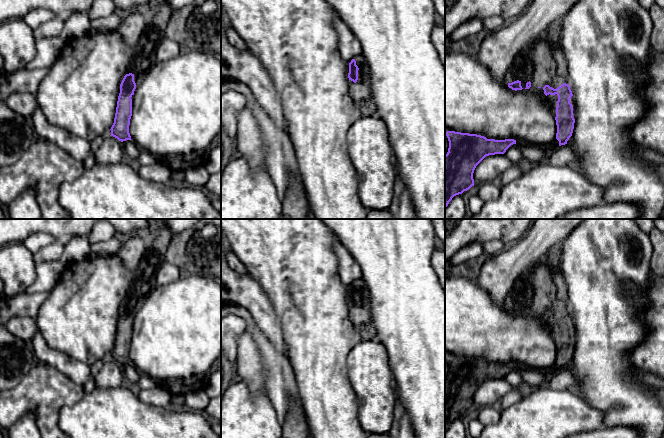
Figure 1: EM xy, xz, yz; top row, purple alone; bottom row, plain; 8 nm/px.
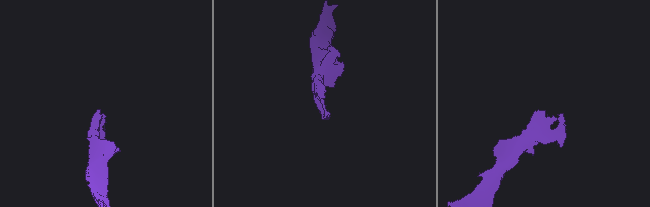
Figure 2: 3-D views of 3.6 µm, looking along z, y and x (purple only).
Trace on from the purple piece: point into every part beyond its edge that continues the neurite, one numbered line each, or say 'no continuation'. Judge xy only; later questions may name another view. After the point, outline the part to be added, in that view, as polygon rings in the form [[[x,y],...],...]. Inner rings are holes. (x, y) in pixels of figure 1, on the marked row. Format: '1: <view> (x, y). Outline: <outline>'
1: xy (144, 55). Outline: [[[158,0],[155,9],[148,15],[146,28],[134,47],[126,74],[132,73],[136,88],[140,86],[156,62],[156,47],[164,37],[164,33],[172,14],[165,0]]]

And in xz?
1: xz (360, 91). Outline: [[[356,56],[354,59],[359,68],[358,80],[356,83],[349,80],[349,94],[360,110],[362,117],[374,116],[375,106],[370,96],[370,74],[368,64],[362,56]]]

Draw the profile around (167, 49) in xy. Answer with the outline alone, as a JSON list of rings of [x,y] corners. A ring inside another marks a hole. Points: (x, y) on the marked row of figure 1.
[[[164,36],[156,47],[156,61],[167,61],[178,56],[182,51],[178,43]]]

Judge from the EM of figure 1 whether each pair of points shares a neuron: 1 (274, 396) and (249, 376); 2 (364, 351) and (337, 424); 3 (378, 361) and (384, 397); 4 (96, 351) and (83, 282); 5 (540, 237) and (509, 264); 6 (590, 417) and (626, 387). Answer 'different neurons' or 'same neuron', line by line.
1: different neurons
2: different neurons
3: same neuron
4: same neuron
5: same neuron
6: different neurons

